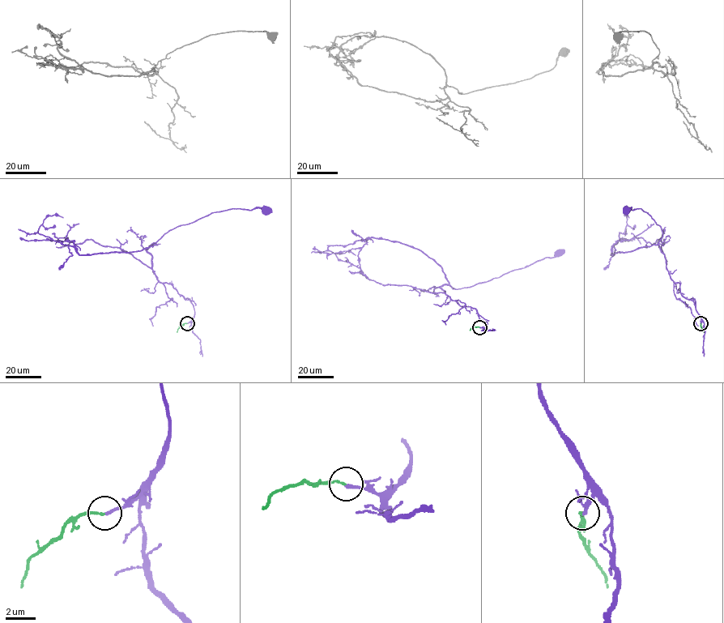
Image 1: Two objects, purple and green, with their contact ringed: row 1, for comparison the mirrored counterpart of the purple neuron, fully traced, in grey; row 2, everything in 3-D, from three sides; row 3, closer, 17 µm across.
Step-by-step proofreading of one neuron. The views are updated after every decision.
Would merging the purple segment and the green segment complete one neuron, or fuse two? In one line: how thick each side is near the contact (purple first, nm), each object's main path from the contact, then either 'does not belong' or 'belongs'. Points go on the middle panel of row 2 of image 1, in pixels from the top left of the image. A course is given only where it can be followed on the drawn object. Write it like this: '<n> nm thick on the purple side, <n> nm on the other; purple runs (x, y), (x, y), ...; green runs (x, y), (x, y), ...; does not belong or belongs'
200 nm thick on the purple side, 140 nm on the other; purple runs (479, 327), (484, 328), (487, 322), (479, 318), (474, 308), (461, 306), (440, 287), (467, 288), (560, 253); green runs (479, 327), (470, 330); belongs

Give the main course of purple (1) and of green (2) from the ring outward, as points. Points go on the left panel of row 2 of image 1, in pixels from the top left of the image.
1: (187, 323), (194, 314), (193, 304), (170, 284), (158, 279), (146, 249), (170, 230), (213, 212), (266, 210)
2: (187, 323), (184, 323), (176, 332)

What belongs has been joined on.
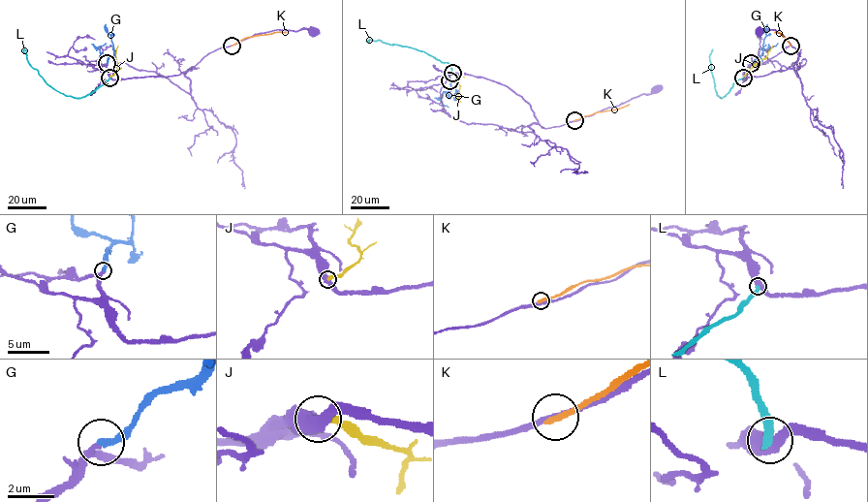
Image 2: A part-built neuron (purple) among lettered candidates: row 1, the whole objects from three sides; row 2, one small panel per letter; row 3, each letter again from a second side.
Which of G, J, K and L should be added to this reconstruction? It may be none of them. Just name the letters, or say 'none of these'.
G

